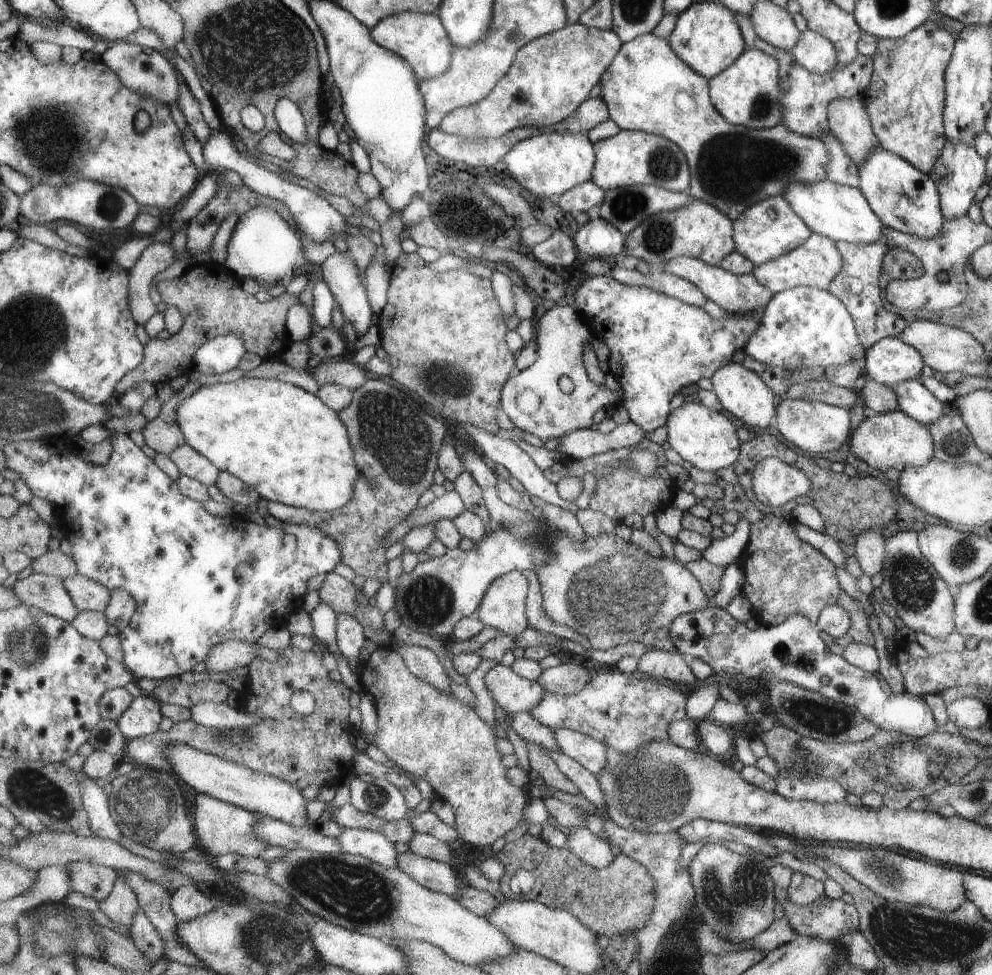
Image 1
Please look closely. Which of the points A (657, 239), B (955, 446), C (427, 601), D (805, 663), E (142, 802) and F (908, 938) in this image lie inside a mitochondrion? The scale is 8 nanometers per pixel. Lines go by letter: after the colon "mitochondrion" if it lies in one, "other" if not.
A: mitochondrion
B: mitochondrion
C: mitochondrion
D: mitochondrion
E: mitochondrion
F: mitochondrion

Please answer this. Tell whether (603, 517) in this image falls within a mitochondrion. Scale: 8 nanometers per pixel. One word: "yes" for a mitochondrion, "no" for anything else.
no

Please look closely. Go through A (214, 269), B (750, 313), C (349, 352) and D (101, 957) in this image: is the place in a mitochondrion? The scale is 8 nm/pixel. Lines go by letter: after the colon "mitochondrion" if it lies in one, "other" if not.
A: other
B: other
C: other
D: other

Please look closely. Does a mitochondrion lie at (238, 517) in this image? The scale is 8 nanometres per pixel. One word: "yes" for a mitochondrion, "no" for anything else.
no

